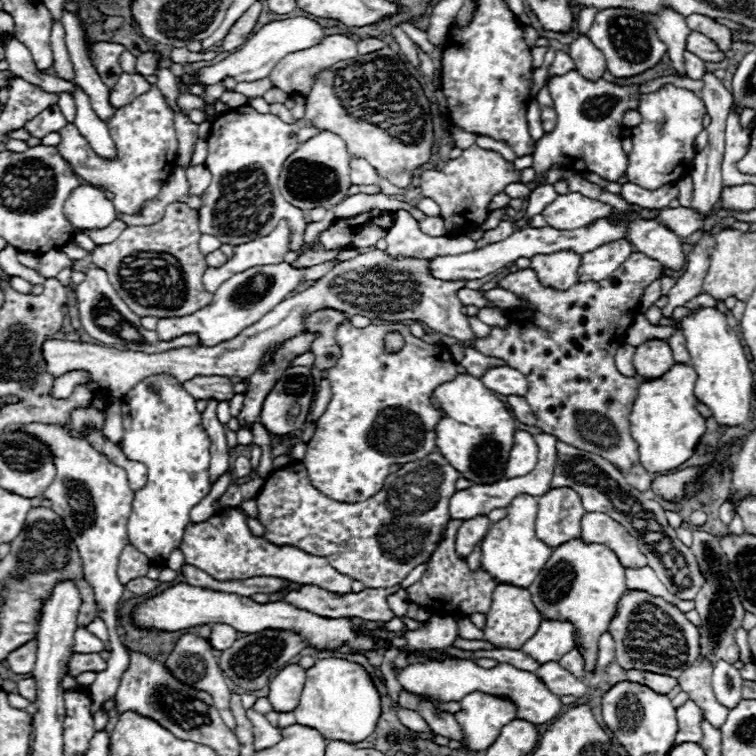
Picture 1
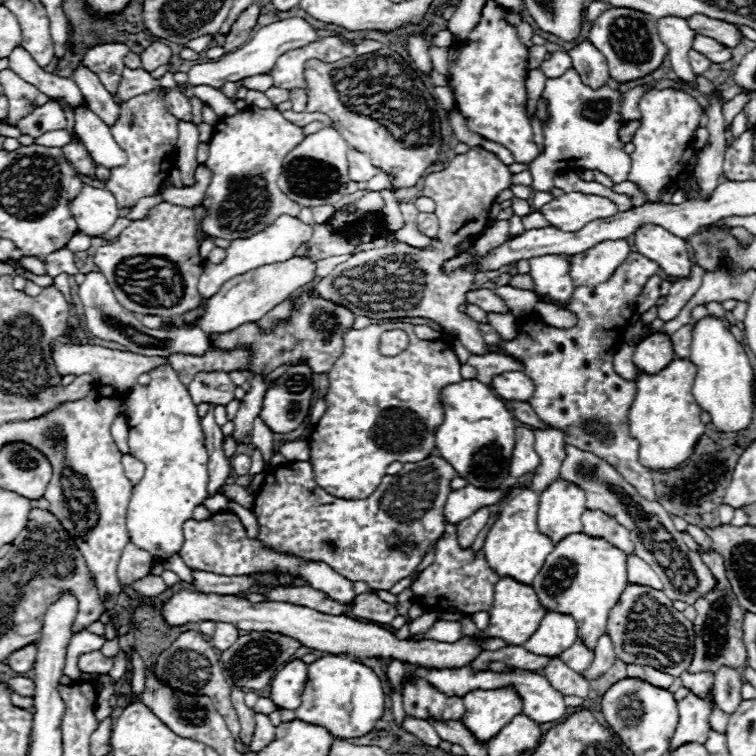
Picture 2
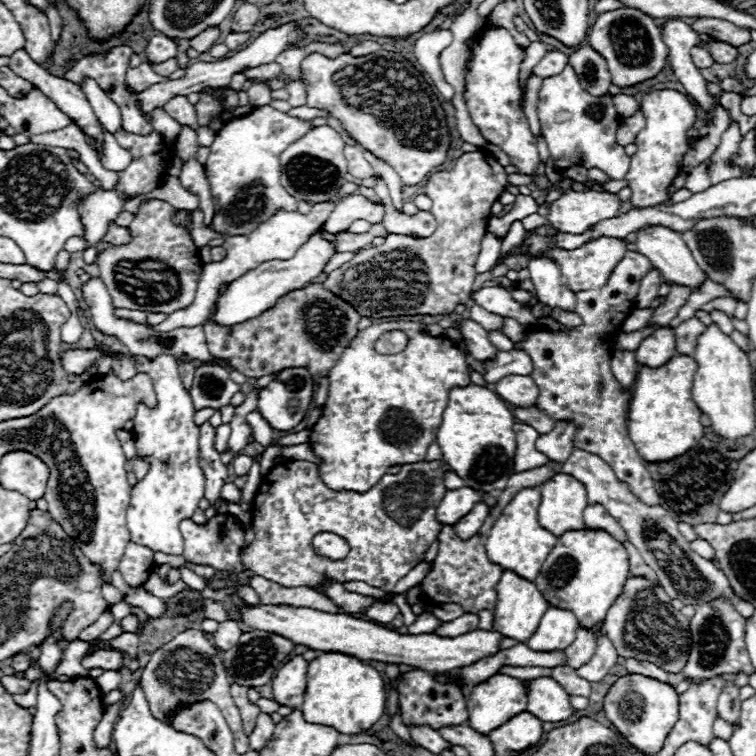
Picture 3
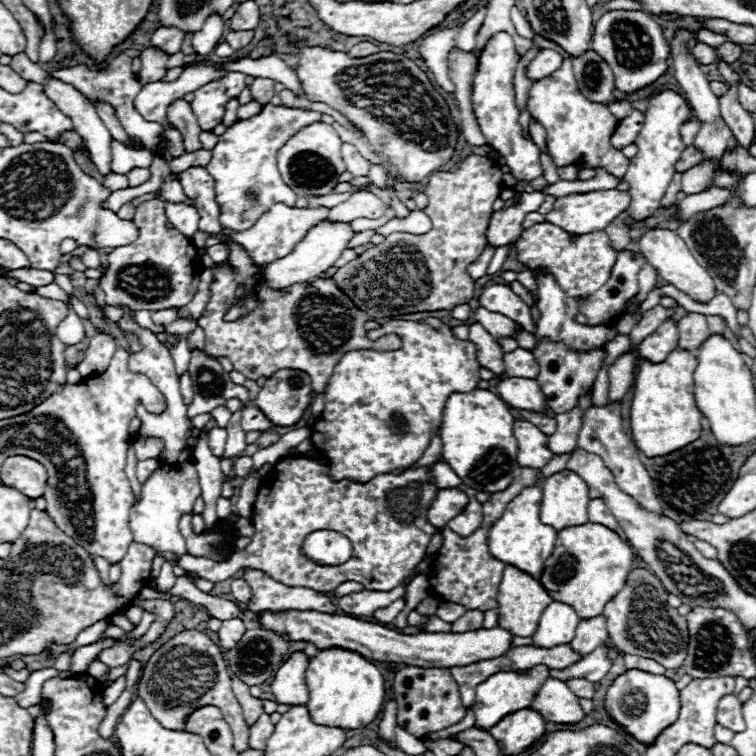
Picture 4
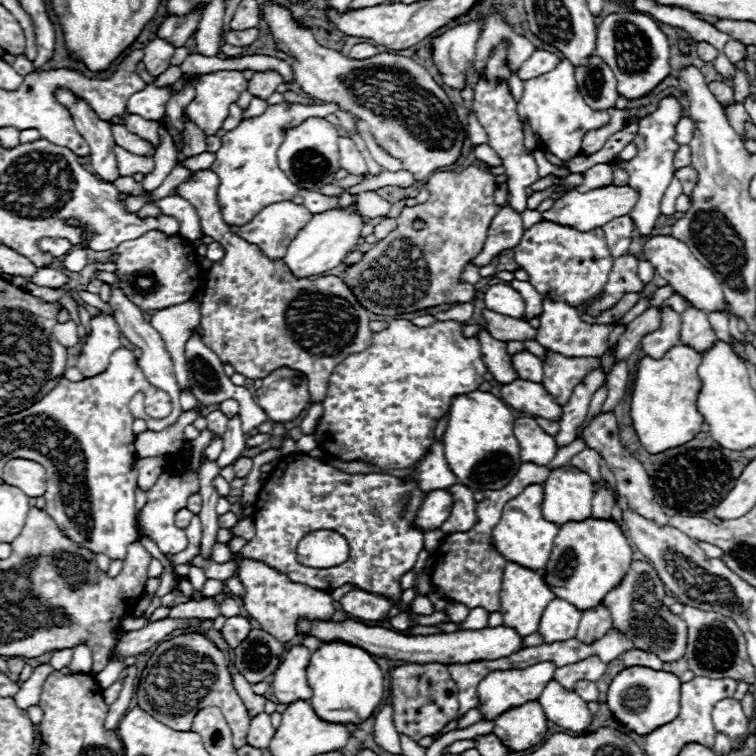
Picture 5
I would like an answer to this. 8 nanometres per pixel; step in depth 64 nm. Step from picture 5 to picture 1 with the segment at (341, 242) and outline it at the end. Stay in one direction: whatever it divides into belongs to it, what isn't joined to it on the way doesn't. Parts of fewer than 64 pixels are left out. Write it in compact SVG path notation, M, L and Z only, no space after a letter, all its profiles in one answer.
M280 262L280 264L256 266L252 270L234 274L232 278L228 278L228 282L224 282L216 290L216 294L214 294L214 298L210 300L208 306L204 306L202 310L198 310L190 316L162 318L162 320L158 320L156 332L162 340L172 340L172 338L176 338L180 334L186 334L186 332L198 332L198 336L202 340L202 346L216 346L224 340L230 340L230 338L238 336L244 328L252 326L264 314L268 314L268 310L272 310L294 288L298 288L302 284L304 272L306 272L306 268L294 268L288 262Z

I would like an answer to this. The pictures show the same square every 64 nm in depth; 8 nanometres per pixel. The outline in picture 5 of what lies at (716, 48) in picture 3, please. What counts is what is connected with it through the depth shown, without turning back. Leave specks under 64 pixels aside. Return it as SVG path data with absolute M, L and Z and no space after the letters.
M730 40L730 42L724 46L722 52L726 54L726 58L728 58L732 64L736 64L736 62L740 62L740 60L746 58L746 44L742 44L740 40Z

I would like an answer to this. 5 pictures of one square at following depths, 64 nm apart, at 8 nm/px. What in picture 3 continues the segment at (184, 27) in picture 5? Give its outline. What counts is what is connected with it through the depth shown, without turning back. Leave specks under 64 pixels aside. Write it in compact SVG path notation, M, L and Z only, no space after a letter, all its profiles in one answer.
M156 34L150 38L150 44L148 48L144 50L146 58L152 62L152 64L160 64L168 58L174 58L178 52L178 46L176 46L176 38L170 38L166 34Z

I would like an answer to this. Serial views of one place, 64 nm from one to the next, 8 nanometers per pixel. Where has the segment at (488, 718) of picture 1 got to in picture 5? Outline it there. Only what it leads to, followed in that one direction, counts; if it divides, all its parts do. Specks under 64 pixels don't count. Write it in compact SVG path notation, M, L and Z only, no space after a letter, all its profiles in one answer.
M540 662L522 670L494 670L490 672L480 684L478 684L478 698L480 698L480 712L484 718L496 718L500 716L504 710L512 708L512 706L520 706L528 700L536 700L544 686L554 678L554 670L558 666L554 662Z

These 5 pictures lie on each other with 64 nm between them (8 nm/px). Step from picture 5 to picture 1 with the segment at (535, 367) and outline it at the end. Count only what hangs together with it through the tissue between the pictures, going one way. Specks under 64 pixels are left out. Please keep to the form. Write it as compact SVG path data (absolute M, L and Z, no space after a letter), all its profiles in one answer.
M466 348L466 356L460 362L460 366L464 366L468 370L468 374L472 374L476 378L482 378L488 368L496 368L496 366L504 366L504 364L506 364L504 360L494 358L494 356L484 356L472 348Z

